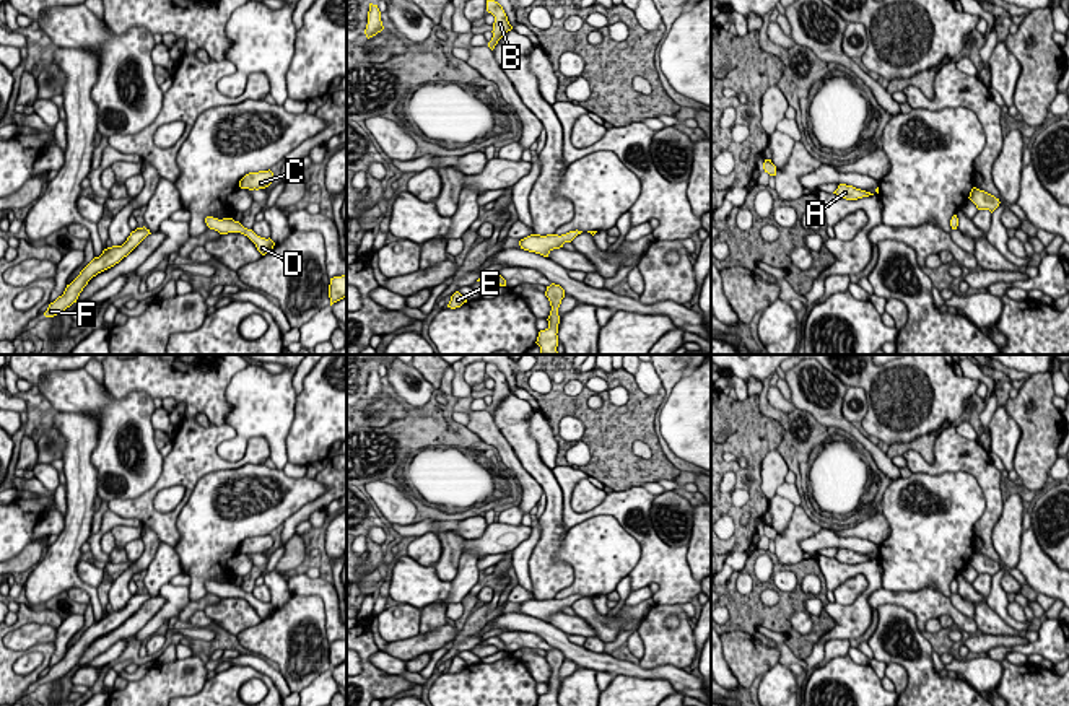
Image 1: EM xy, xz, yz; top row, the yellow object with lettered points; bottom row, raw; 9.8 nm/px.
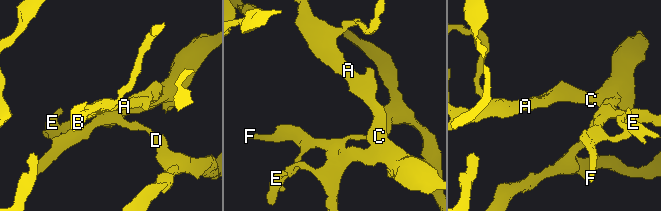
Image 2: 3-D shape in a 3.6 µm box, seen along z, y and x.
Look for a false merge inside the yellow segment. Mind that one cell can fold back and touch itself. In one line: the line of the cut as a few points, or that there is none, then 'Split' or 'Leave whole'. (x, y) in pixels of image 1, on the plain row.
Split along yz (951, 584), (954, 592). Split

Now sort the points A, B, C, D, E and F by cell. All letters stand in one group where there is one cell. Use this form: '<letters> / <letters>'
A B C E F / D

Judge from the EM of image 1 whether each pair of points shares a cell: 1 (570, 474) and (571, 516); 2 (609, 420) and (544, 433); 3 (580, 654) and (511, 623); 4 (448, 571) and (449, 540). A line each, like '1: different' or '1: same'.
1: same
2: different
3: same
4: same

